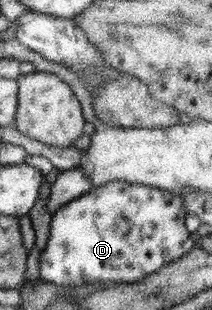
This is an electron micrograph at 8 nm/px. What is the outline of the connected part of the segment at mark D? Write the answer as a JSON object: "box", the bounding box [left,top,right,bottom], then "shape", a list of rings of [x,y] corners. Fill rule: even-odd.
{"box":[38,180,194,288],"shape":[[[122,180],[93,187],[52,215],[50,235],[38,258],[40,279],[66,288],[87,283],[140,282],[194,247],[184,223],[188,213],[179,195],[160,188]],[[121,218],[130,222],[127,233],[115,229]]]}

